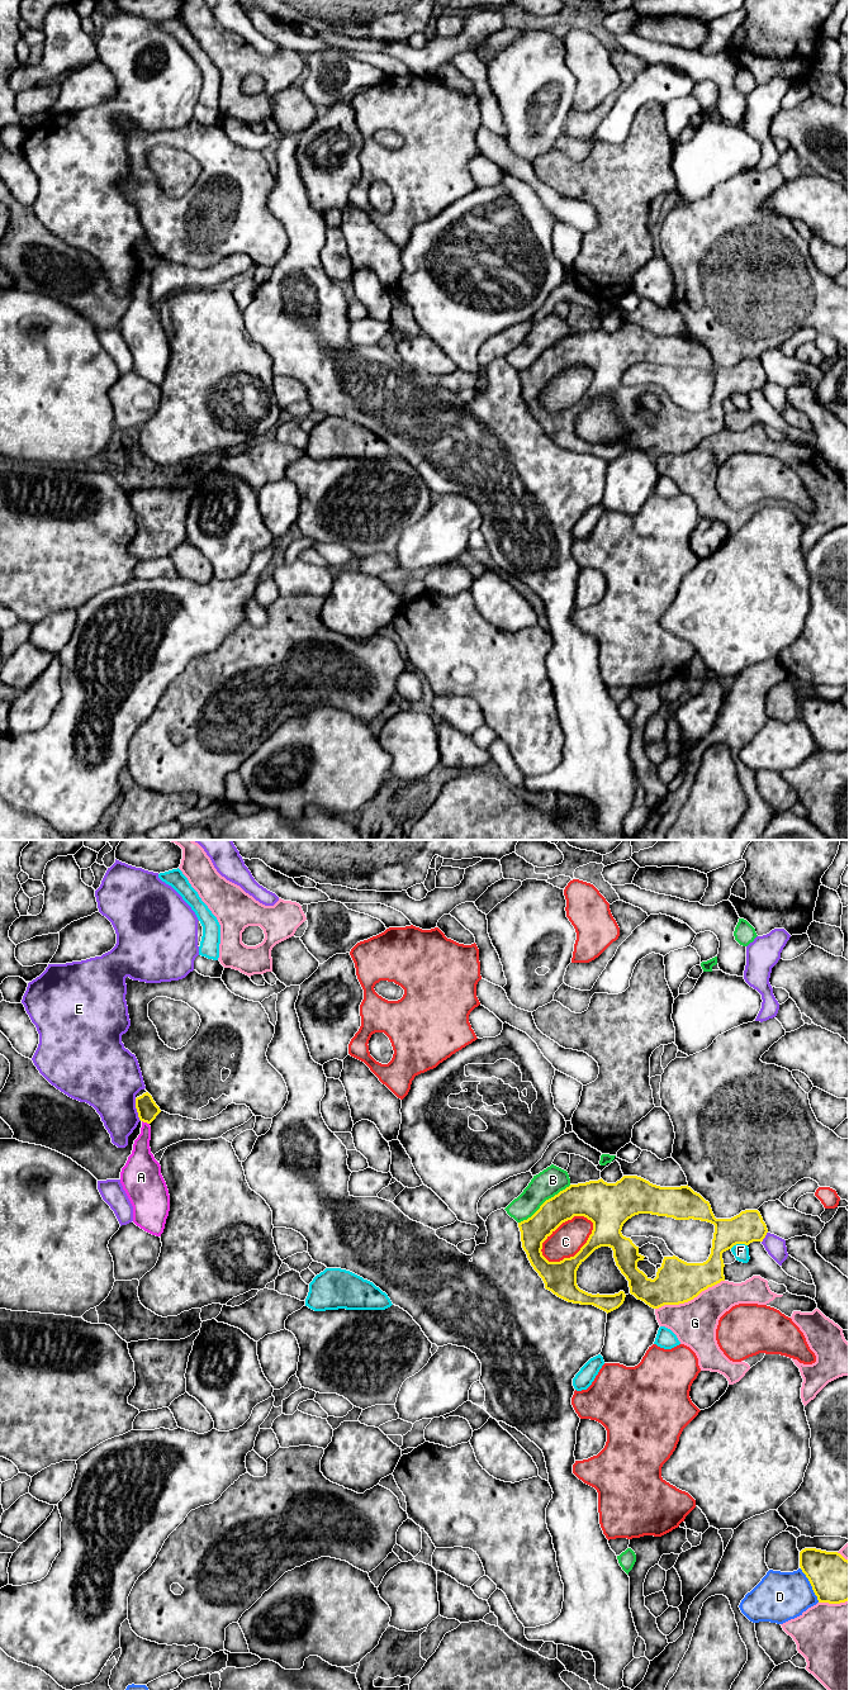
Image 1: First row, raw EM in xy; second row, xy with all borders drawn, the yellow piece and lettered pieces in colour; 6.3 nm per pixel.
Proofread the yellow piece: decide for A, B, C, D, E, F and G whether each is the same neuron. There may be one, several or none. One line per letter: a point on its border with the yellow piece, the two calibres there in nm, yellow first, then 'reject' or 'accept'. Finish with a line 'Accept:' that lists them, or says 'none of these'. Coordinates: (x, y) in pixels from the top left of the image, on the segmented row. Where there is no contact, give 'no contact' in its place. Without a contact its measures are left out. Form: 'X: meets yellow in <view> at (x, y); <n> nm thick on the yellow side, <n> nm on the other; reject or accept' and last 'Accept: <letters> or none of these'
A: meets yellow in xy at (146, 1121); 130 nm thick on the yellow side, 160 nm on the other; reject
B: meets yellow in xy at (544, 1202); 200 nm thick on the yellow side, 170 nm on the other; reject
C: meets yellow in xy at (561, 1223); 240 nm thick on the yellow side, 200 nm on the other; reject
D: meets yellow in xy at (811, 1585); 300 nm thick on the yellow side, 320 nm on the other; reject
E: meets yellow in xy at (137, 1110); 130 nm thick on the yellow side, 380 nm on the other; reject
F: meets yellow in xy at (738, 1243); 200 nm thick on the yellow side, 100 nm on the other; reject
G: meets yellow in xy at (689, 1300); 280 nm thick on the yellow side, 280 nm on the other; reject
Accept: none of these

